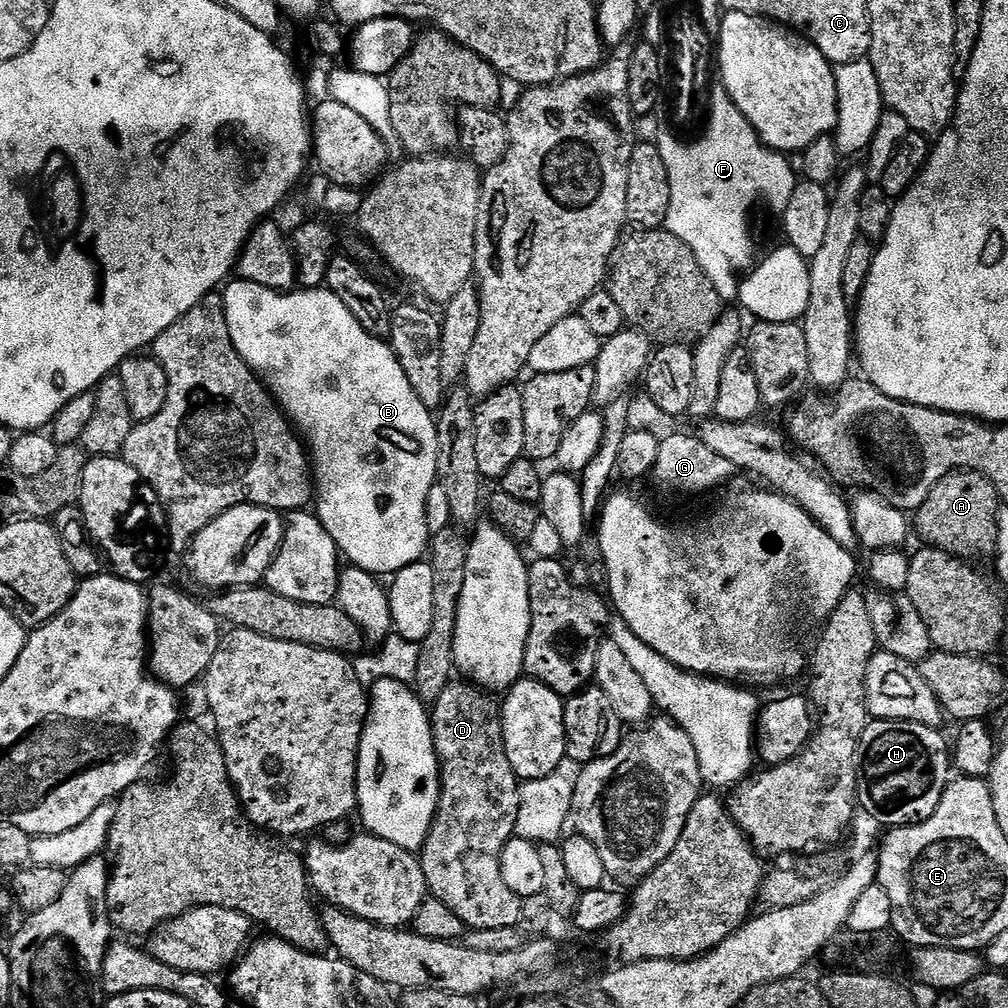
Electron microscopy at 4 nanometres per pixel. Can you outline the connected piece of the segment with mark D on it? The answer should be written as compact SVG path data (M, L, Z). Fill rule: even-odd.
M471 682L448 683L435 703L430 708L430 743L433 752L436 754L436 762L440 774L440 798L436 801L436 815L432 818L432 825L428 836L424 840L424 847L418 853L418 859L422 866L422 874L426 874L429 893L435 899L443 902L446 906L458 914L460 921L464 923L465 929L477 932L478 930L502 930L503 928L515 928L520 923L520 902L521 897L514 895L502 882L500 870L500 854L506 842L513 839L516 829L516 818L518 814L518 802L520 801L520 784L517 781L512 767L504 754L504 735L500 726L500 708L487 691L481 690Z

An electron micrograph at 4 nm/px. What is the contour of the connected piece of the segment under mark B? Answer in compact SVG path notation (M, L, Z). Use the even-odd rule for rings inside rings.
M232 278L223 285L222 299L226 326L230 330L230 338L234 350L249 368L256 373L281 412L288 417L293 429L302 437L306 451L310 457L310 471L314 477L314 512L319 516L322 526L335 542L339 555L349 565L361 568L373 574L401 572L406 566L421 563L422 557L429 551L430 533L426 522L426 498L430 490L437 487L436 467L438 466L438 434L433 413L421 402L418 394L410 386L398 358L391 347L381 337L371 336L368 331L342 306L339 298L328 291L327 287L305 288L291 292L275 292L266 286L258 286L254 282L246 282Z

